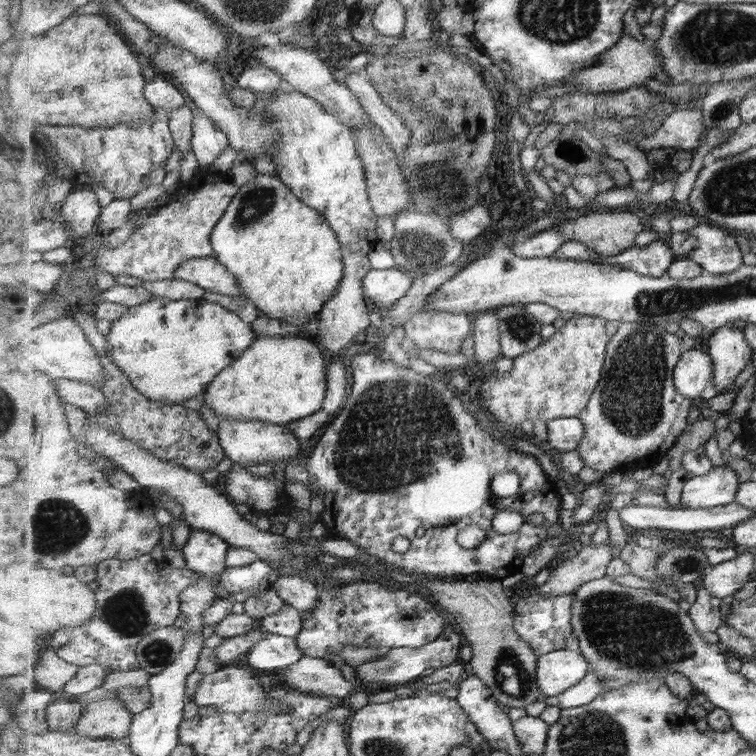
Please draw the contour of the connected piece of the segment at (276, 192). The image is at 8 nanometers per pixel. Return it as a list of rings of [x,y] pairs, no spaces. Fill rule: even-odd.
[[[258,173],[257,177],[241,185],[228,210],[212,234],[217,260],[237,275],[241,294],[257,305],[260,314],[289,323],[295,328],[318,318],[345,279],[343,246],[323,213],[305,204],[279,176]]]

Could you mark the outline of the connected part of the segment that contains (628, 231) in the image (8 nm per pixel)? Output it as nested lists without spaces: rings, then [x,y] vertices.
[[[594,210],[585,211],[576,219],[567,219],[559,226],[566,240],[577,239],[585,245],[589,245],[593,251],[605,257],[617,256],[629,251],[636,245],[637,235],[645,231],[645,225],[641,224],[641,218],[633,210]]]

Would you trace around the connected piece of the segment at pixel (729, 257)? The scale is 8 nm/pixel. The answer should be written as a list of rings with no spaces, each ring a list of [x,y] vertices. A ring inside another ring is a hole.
[[[701,221],[696,227],[686,231],[673,232],[670,248],[678,258],[693,259],[699,263],[703,270],[714,274],[717,278],[735,272],[743,265],[743,250],[735,239],[736,235],[727,228]]]

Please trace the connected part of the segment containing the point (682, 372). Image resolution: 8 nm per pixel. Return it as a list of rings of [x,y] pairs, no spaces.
[[[684,350],[673,374],[677,390],[683,396],[692,400],[701,398],[703,390],[714,376],[712,356],[703,350]]]

